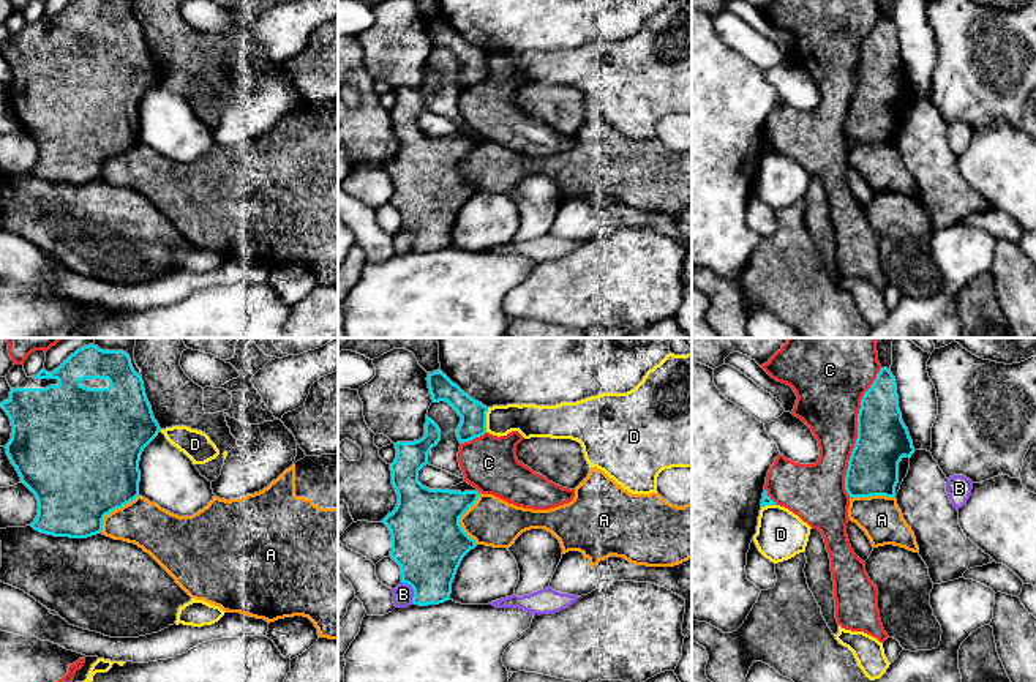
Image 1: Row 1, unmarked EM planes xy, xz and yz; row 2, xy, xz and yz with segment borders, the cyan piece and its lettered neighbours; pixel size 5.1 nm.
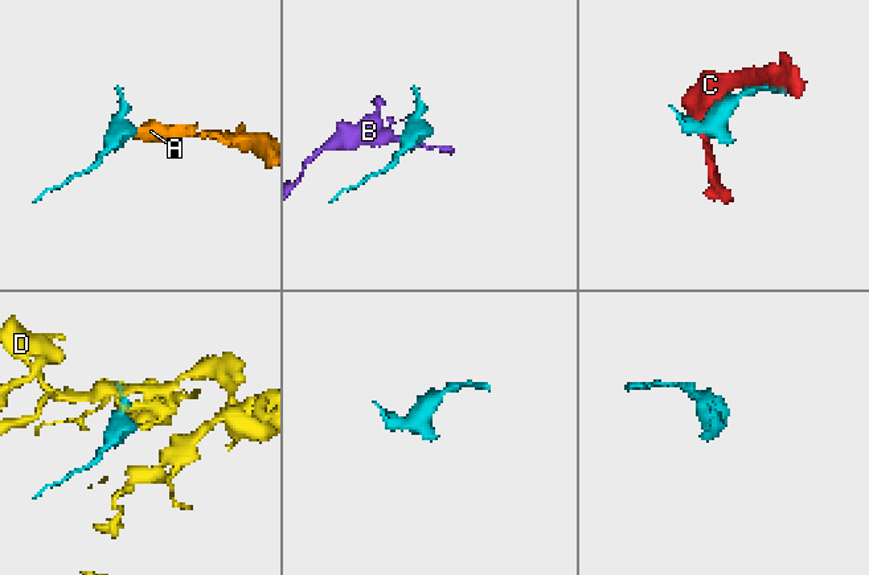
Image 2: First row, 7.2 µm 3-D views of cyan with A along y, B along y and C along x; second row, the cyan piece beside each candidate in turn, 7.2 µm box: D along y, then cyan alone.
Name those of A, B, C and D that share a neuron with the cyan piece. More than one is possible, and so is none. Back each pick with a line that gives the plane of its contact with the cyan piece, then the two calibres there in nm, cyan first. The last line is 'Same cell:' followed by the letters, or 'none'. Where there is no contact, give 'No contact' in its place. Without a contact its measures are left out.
Same cell: none

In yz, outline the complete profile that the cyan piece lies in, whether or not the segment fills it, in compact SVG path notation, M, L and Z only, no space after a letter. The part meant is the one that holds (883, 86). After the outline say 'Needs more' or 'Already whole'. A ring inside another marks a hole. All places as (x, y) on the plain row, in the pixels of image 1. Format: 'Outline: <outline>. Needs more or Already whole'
Outline: M881 14L861 46L858 85L845 122L853 144L895 144L899 109L914 99L908 74L899 55L895 24Z. Already whole

